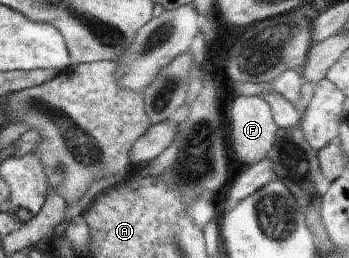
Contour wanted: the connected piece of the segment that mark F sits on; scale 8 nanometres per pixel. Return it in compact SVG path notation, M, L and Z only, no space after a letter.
M235 96L230 106L228 137L234 148L236 165L244 168L262 161L274 145L278 126L272 119L270 106L262 96Z

